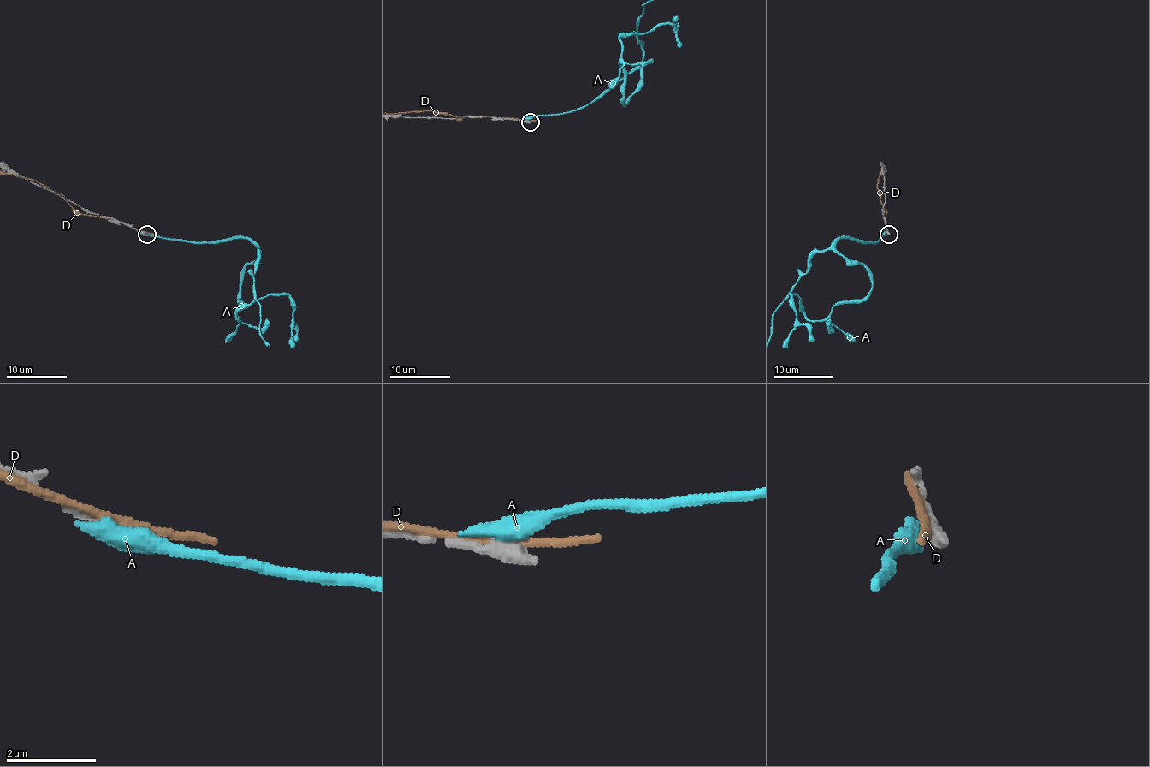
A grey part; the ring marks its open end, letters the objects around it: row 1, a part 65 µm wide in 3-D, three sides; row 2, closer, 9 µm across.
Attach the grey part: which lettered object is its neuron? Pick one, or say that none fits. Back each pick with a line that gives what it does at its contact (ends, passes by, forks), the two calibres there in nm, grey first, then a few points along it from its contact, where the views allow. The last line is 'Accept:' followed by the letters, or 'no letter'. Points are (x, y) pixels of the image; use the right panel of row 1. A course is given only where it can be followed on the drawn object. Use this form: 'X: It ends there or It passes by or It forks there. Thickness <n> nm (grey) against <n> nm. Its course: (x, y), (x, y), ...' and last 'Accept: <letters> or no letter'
Accept: no letter

